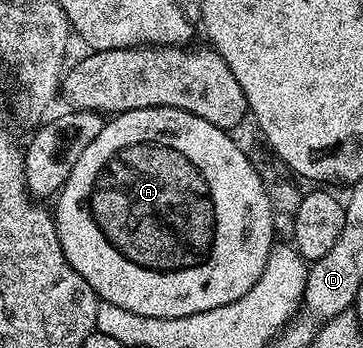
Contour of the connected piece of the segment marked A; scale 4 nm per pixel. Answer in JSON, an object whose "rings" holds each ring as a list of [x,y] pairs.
{"rings":[[[152,107],[112,116],[99,137],[95,137],[95,141],[83,149],[79,161],[75,161],[71,169],[68,181],[56,196],[55,218],[59,243],[63,245],[63,253],[71,269],[75,269],[75,273],[79,273],[79,277],[91,285],[98,300],[120,305],[143,317],[191,317],[195,313],[207,313],[207,309],[219,309],[219,305],[231,305],[231,301],[239,301],[239,297],[243,297],[243,293],[247,293],[247,289],[259,281],[259,273],[263,273],[263,265],[267,265],[267,257],[275,242],[273,210],[267,189],[253,168],[252,158],[247,151],[245,155],[244,149],[233,137],[230,132],[211,125],[211,121],[203,121],[203,117],[195,117],[191,113],[170,107]]]}

